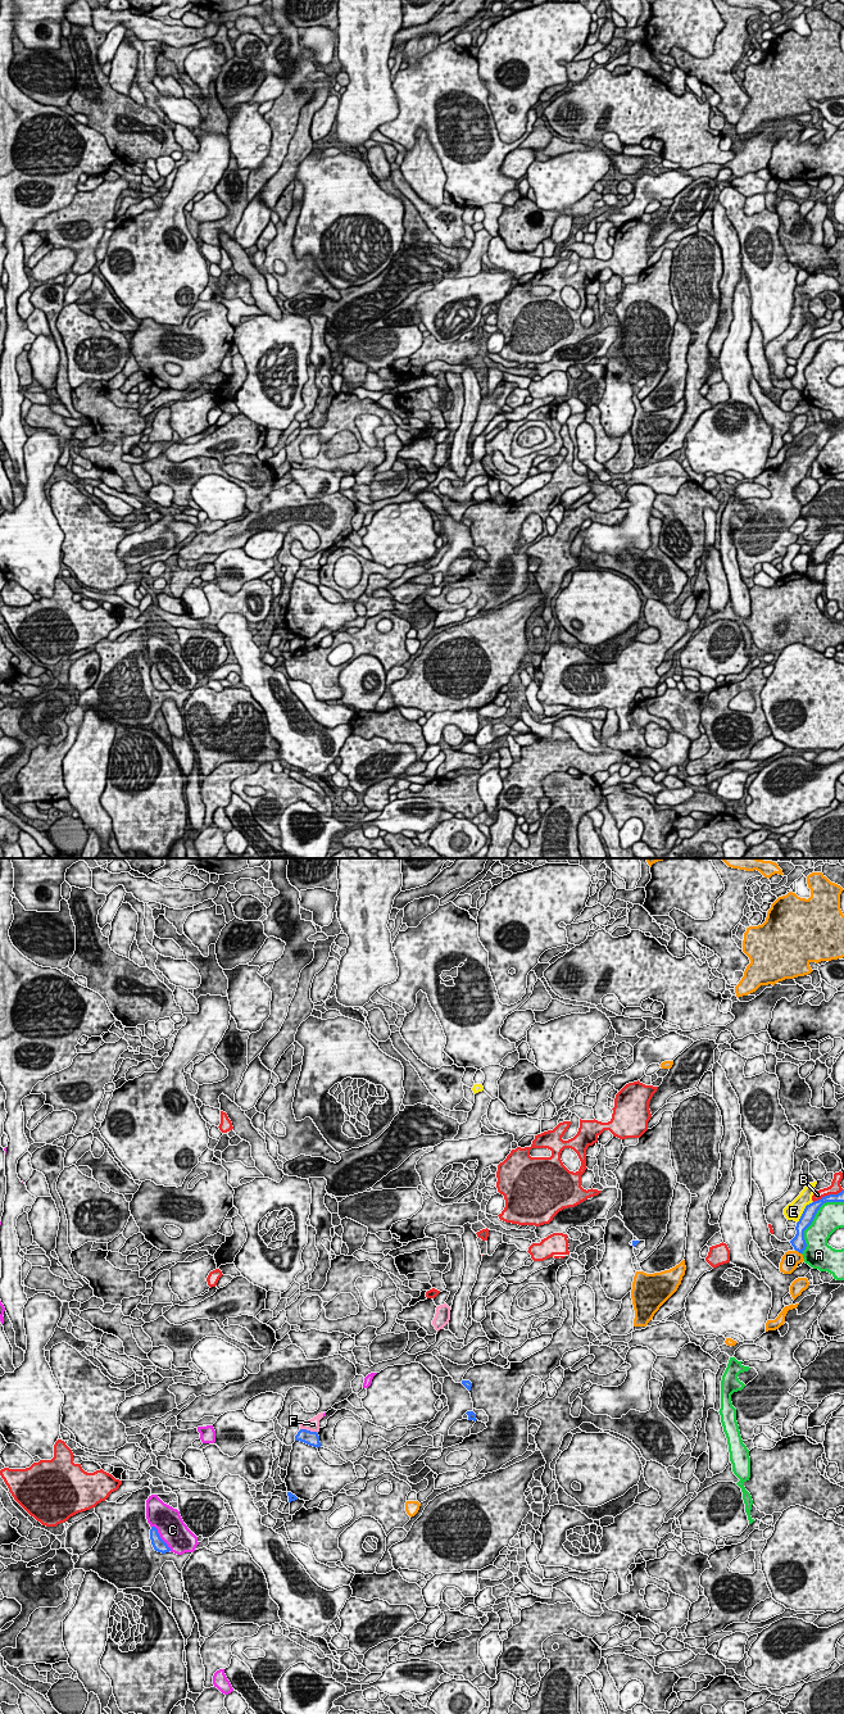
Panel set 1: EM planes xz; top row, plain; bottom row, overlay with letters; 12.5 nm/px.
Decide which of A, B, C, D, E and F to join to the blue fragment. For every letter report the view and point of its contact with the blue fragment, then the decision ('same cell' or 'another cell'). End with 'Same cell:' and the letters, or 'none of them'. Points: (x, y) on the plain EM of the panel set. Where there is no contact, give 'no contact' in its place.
A: meets blue in xz at (813, 356); another cell
B: meets blue in xz at (829, 332); another cell
C: meets blue in xz at (159, 675); another cell
D: meets blue in xz at (798, 389); another cell
E: meets blue in xz at (803, 349); another cell
F: meets blue in xz at (309, 568); another cell
Same cell: none of them

